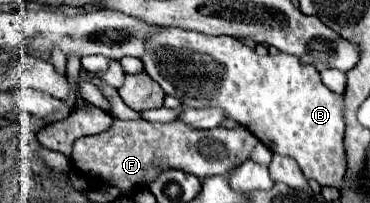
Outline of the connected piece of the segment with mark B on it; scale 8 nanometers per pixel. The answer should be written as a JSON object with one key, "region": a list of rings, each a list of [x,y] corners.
{"region":[[[167,27],[159,31],[151,41],[147,41],[147,53],[141,59],[145,71],[155,79],[161,89],[179,99],[185,107],[217,107],[229,119],[237,121],[241,127],[249,129],[261,143],[265,143],[273,153],[287,155],[297,161],[307,179],[315,179],[319,185],[337,187],[343,181],[347,167],[343,149],[343,97],[327,89],[313,65],[303,65],[299,57],[289,53],[277,55],[257,55],[251,47],[243,45],[235,37],[211,37],[179,27]]]}

